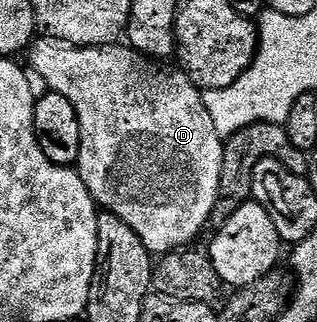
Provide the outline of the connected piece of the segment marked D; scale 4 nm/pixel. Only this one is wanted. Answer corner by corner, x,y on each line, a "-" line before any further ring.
50,36
36,37
29,47
31,54
30,69
37,71
38,75
48,84
50,93
65,96
69,104
73,104
73,112
77,112
77,124
81,128
81,148
77,169
87,191
91,193
96,207
102,208
113,216
121,216
137,236
141,236
141,244
152,256
170,254
172,250
187,248
191,242
211,222
211,214
219,203
219,189
221,188
221,164
223,163
224,138
219,135
217,128
213,128
213,120
209,116
209,108
205,108
203,95
198,86
194,86
189,76
178,65
168,64
163,60
147,58
138,50
131,49
127,44
113,46
69,46
60,42
58,38

